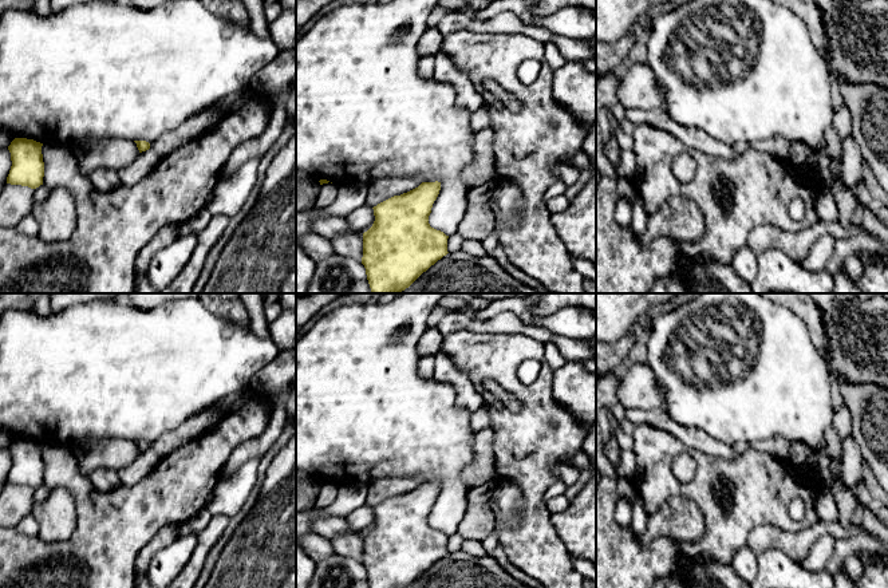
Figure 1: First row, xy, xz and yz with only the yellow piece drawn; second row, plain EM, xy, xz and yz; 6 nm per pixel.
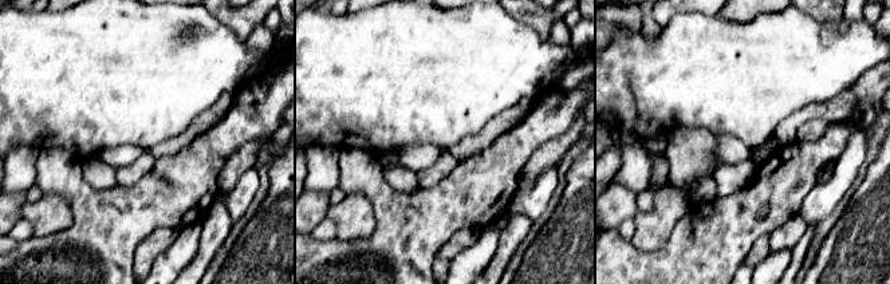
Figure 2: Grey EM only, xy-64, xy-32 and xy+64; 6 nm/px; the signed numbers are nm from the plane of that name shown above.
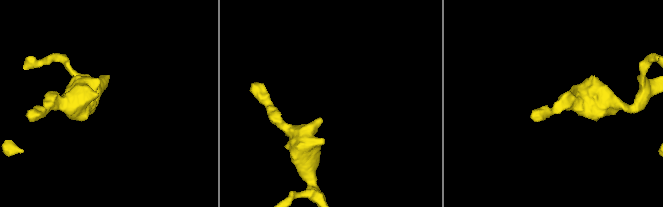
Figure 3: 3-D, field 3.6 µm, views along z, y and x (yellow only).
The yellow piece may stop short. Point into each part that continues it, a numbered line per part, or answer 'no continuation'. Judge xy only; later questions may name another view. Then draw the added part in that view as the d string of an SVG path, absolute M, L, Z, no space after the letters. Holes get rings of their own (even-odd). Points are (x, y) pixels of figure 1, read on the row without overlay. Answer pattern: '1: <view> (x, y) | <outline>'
no continuation

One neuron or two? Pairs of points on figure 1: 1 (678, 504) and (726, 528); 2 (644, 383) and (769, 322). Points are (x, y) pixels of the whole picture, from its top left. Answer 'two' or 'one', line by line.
1: two
2: two

